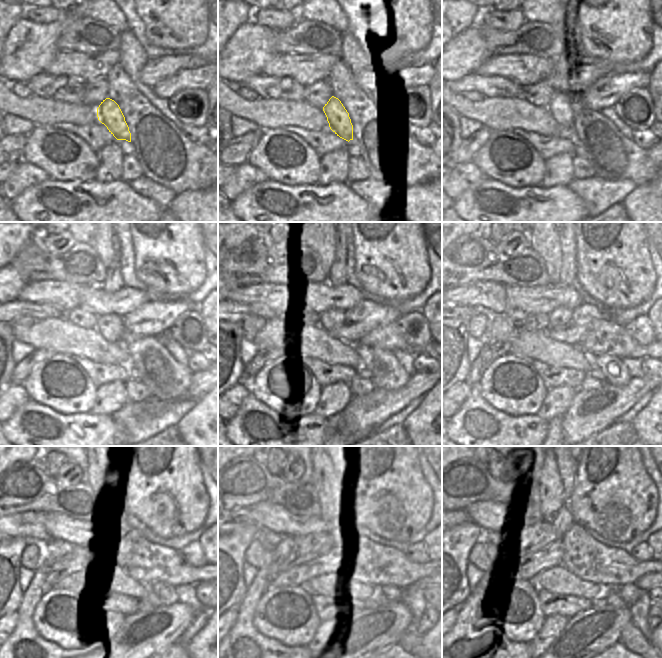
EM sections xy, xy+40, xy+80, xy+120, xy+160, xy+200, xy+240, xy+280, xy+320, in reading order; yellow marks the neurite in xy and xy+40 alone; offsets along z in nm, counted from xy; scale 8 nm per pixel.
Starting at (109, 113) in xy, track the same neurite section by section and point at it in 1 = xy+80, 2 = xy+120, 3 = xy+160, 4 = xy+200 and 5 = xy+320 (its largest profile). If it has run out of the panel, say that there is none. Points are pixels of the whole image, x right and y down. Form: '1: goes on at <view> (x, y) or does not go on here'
1: goes on at xy+80 (560, 105)
2: goes on at xy+120 (110, 326)
3: goes on at xy+160 (332, 320)
4: goes on at xy+200 (560, 316)
5: goes on at xy+320 (563, 520)

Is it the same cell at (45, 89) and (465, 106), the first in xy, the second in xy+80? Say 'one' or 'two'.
two

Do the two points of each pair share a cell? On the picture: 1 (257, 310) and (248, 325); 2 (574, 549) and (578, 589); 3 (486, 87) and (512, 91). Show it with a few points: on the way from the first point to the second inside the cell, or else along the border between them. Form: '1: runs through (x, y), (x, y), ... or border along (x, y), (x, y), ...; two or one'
1: border along (266, 319), (260, 316), (246, 316), (240, 321); two
2: border along (561, 565), (578, 577), (596, 583), (599, 586); two
3: runs through (492, 87), (506, 88); one

